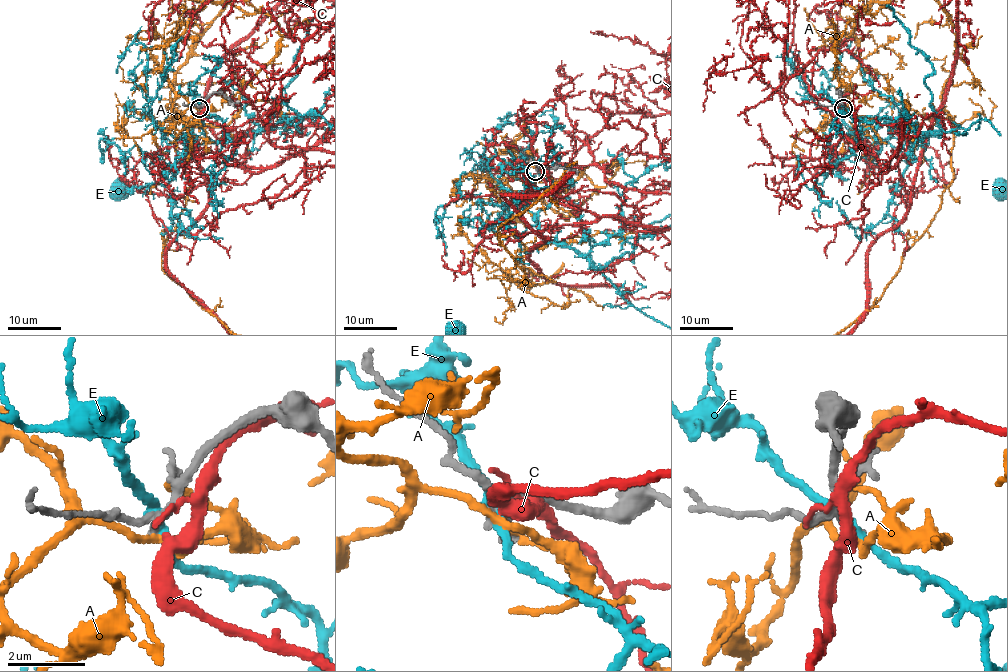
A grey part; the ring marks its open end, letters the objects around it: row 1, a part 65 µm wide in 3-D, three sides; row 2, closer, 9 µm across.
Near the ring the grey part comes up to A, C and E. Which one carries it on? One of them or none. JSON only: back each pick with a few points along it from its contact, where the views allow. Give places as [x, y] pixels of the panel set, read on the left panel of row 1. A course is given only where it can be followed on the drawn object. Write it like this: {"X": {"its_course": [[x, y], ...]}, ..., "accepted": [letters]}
{"accepted": []}

